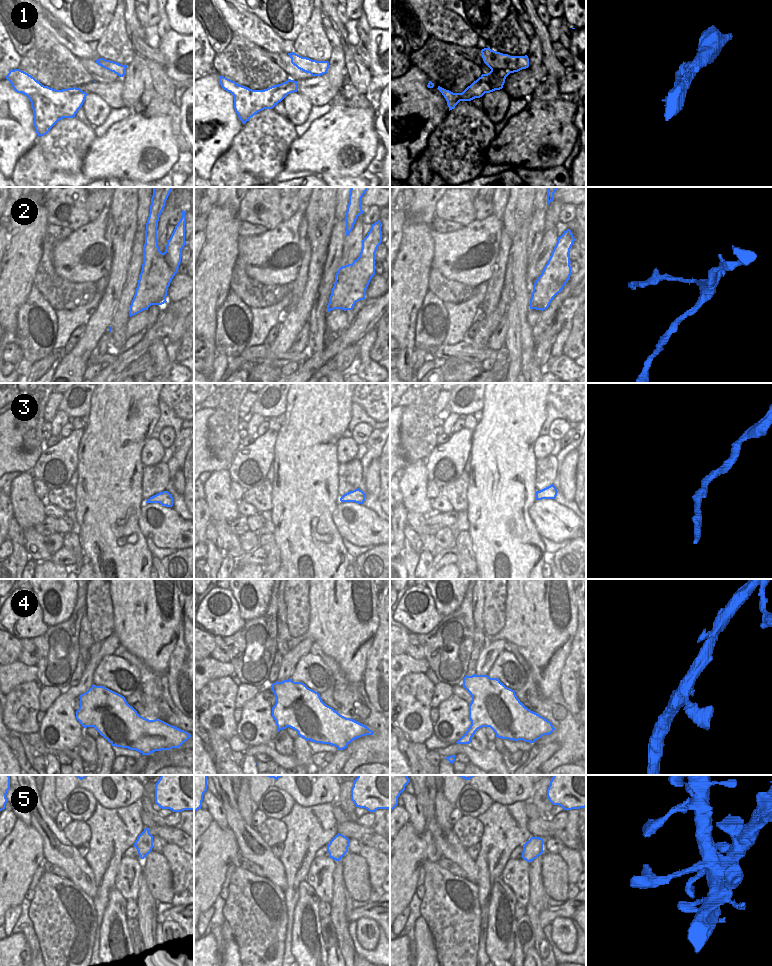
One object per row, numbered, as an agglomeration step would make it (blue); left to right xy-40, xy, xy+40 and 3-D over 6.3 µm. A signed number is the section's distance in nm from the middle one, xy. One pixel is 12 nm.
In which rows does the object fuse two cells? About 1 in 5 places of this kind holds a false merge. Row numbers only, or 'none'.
2.

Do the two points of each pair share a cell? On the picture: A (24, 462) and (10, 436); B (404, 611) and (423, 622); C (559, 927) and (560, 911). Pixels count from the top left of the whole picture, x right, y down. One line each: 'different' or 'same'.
A: same
B: same
C: different

